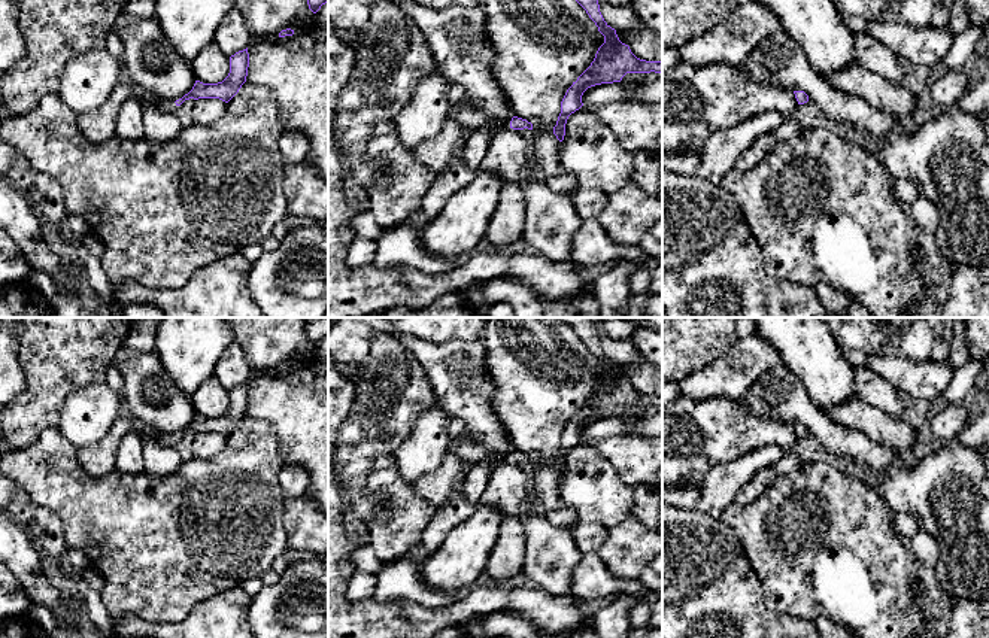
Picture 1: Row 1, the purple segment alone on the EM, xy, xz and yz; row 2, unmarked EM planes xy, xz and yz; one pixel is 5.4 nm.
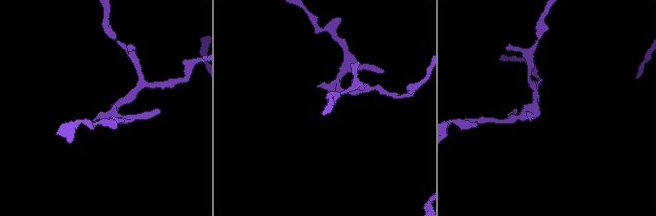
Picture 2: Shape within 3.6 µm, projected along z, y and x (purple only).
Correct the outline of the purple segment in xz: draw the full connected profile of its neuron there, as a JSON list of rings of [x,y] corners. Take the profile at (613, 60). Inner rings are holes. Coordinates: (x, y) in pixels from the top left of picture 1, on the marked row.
[[[598,0],[576,1],[595,22],[598,31],[604,36],[604,43],[598,48],[591,66],[573,82],[561,101],[561,113],[553,127],[553,134],[559,142],[564,140],[568,116],[583,106],[582,95],[588,88],[621,82],[627,73],[662,73],[662,61],[640,60],[628,45],[619,40],[616,30],[604,21]]]

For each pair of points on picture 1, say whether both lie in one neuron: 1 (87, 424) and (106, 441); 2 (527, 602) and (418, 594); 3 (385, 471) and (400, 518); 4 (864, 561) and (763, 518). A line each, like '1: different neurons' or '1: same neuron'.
1: different neurons
2: different neurons
3: same neuron
4: same neuron

